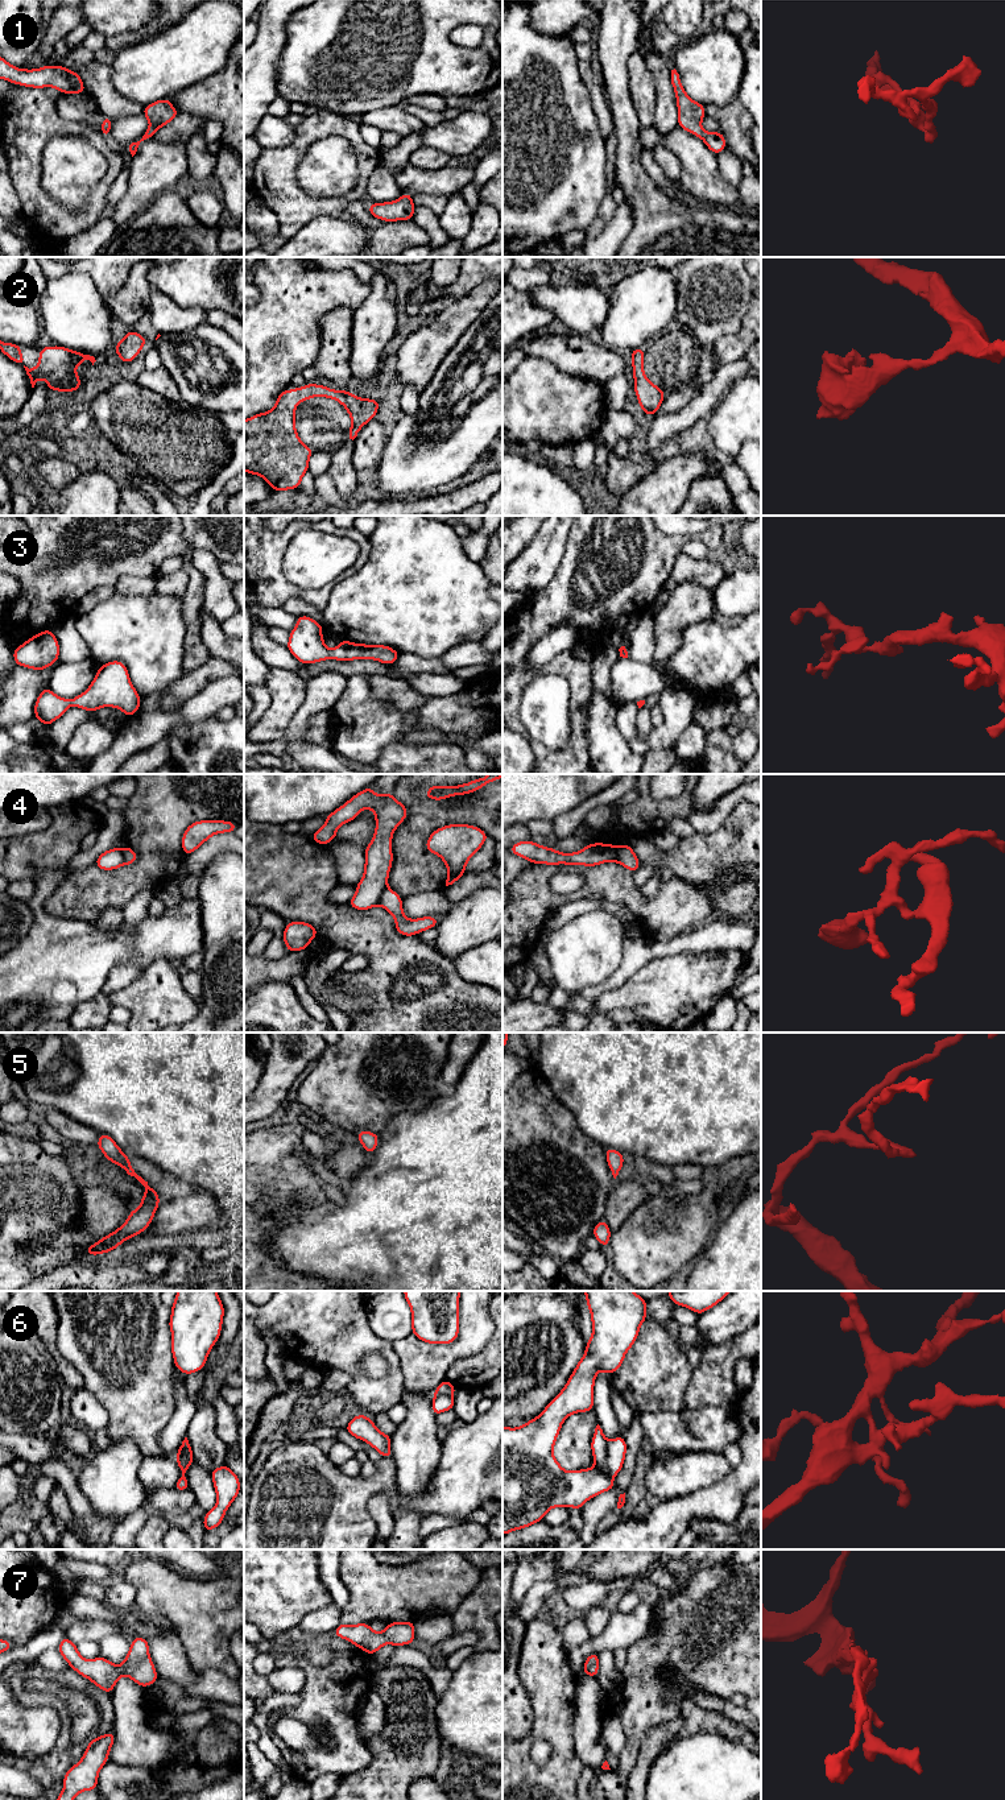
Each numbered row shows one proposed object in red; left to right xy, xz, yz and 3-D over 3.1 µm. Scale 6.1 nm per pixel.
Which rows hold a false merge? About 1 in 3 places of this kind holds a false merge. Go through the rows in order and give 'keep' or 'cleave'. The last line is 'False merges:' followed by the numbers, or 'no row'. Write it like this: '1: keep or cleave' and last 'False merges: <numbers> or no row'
1: keep
2: keep
3: keep
4: cleave
5: keep
6: cleave
7: keep
False merges: 4, 6

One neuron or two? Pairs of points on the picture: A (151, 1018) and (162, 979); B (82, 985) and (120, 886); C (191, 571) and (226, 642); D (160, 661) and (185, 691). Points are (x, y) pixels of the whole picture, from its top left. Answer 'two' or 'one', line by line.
A: one
B: two
C: two
D: two

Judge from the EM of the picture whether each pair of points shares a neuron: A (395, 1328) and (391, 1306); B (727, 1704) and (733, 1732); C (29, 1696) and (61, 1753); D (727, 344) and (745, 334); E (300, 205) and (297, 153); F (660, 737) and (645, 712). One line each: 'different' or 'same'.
A: same
B: different
C: same
D: same
E: same
F: different

